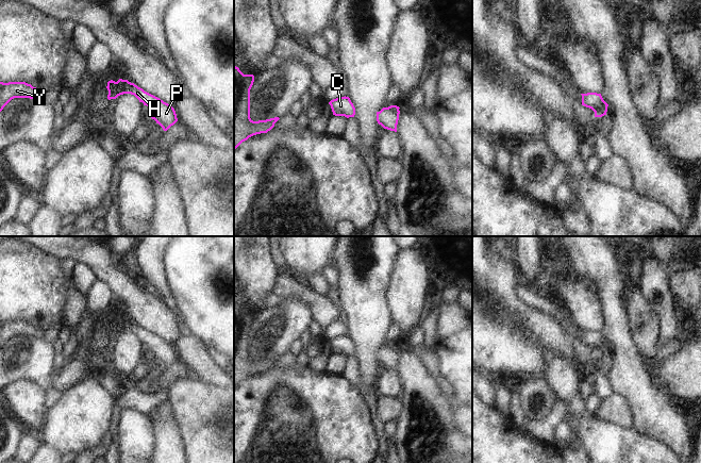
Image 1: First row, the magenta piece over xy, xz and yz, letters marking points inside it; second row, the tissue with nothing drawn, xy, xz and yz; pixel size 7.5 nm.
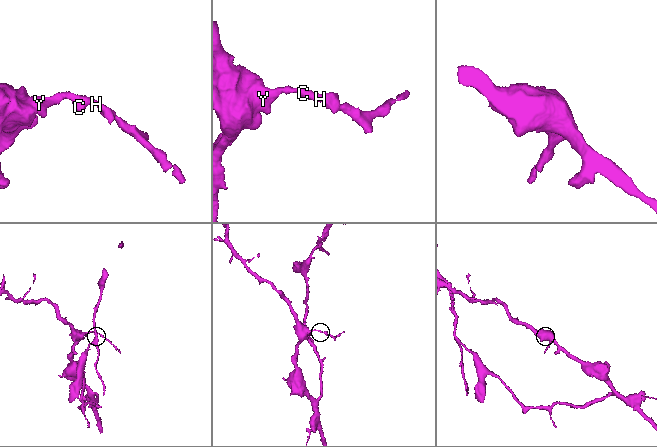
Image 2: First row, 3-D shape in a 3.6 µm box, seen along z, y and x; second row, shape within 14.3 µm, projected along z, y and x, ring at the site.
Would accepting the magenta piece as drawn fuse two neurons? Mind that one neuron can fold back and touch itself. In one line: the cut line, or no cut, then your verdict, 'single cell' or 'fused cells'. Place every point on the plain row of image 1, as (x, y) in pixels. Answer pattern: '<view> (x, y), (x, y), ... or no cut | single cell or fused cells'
no cut | single cell

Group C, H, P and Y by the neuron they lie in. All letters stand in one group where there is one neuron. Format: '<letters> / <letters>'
C H P Y

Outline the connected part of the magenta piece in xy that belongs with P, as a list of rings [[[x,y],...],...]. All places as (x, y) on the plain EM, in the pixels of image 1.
[[[119,317],[117,320],[111,318],[106,325],[109,329],[107,337],[116,337],[118,334],[123,332],[134,333],[139,341],[148,345],[151,352],[151,357],[158,362],[164,369],[167,369],[177,360],[177,352],[172,344],[164,341],[160,336],[145,330],[134,321],[128,318]]]

